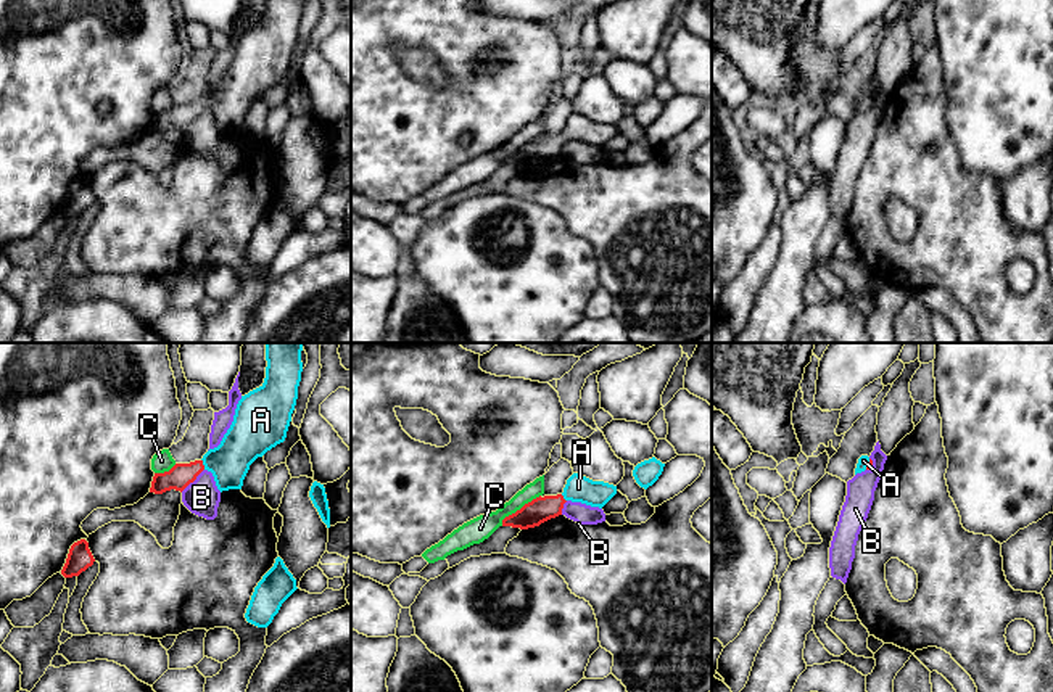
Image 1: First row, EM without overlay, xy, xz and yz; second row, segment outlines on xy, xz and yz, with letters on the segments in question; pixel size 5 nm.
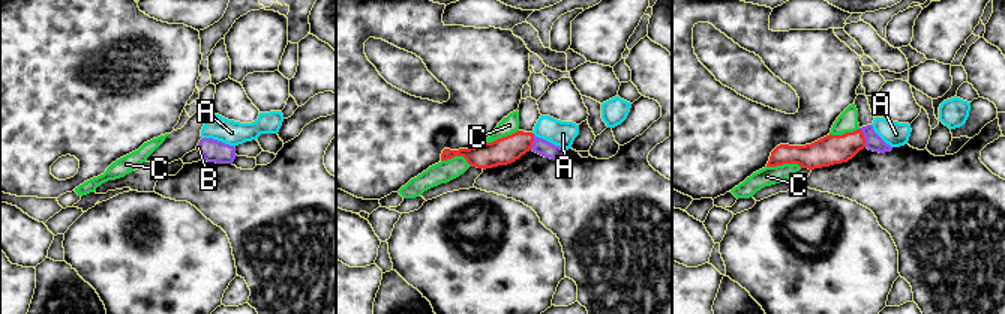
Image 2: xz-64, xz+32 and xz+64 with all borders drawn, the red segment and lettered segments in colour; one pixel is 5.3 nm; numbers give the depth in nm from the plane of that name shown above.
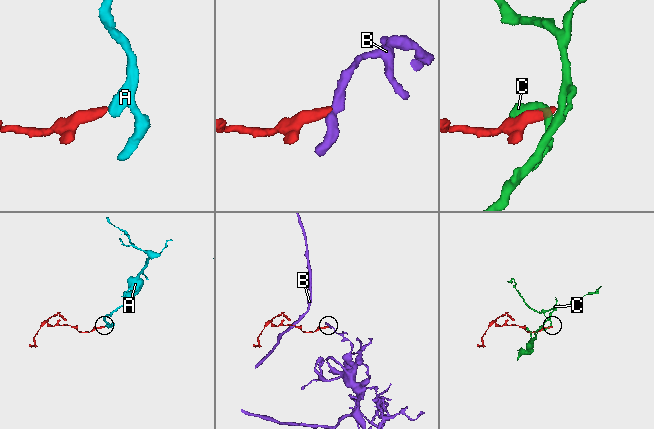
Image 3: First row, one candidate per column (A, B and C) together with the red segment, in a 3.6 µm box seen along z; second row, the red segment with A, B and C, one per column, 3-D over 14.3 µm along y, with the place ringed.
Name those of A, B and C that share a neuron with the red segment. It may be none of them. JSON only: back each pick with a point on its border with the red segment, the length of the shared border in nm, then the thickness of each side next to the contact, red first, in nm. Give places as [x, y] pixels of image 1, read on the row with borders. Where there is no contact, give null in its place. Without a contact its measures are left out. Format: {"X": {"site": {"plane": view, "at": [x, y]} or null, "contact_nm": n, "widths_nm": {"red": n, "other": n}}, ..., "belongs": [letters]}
{"A": {"site": {"plane": "xy", "at": [202, 464]}, "contact_nm": 60, "widths_nm": {"red": 120, "other": 200}}, "belongs": ["A"]}

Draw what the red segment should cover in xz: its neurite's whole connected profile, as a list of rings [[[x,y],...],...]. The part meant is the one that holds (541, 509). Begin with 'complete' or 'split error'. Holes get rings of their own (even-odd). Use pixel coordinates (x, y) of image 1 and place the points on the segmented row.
split error; [[[573,473],[564,488],[562,494],[536,497],[525,504],[515,513],[502,520],[502,526],[528,529],[562,515],[567,500],[581,502],[591,507],[602,509],[617,494],[617,486],[593,481],[583,475]]]

